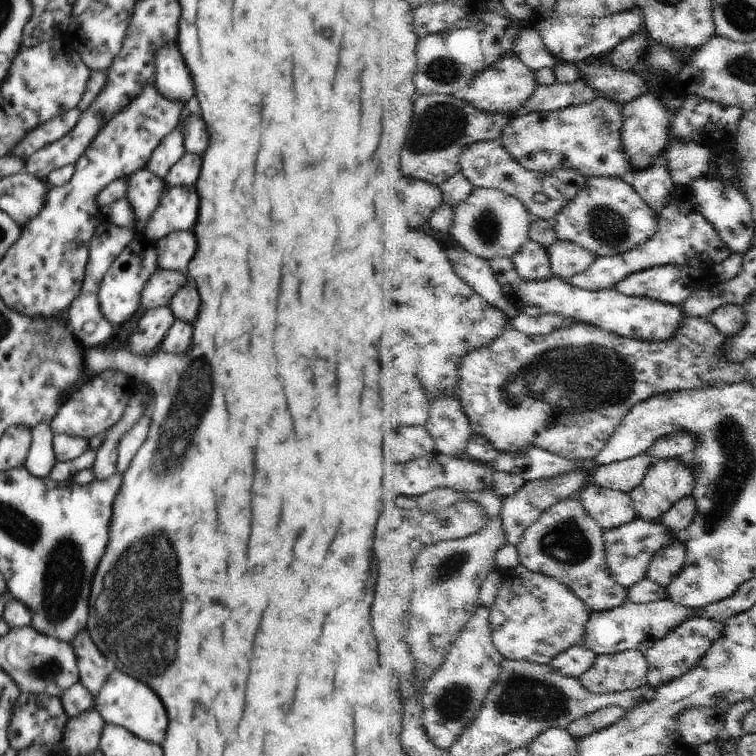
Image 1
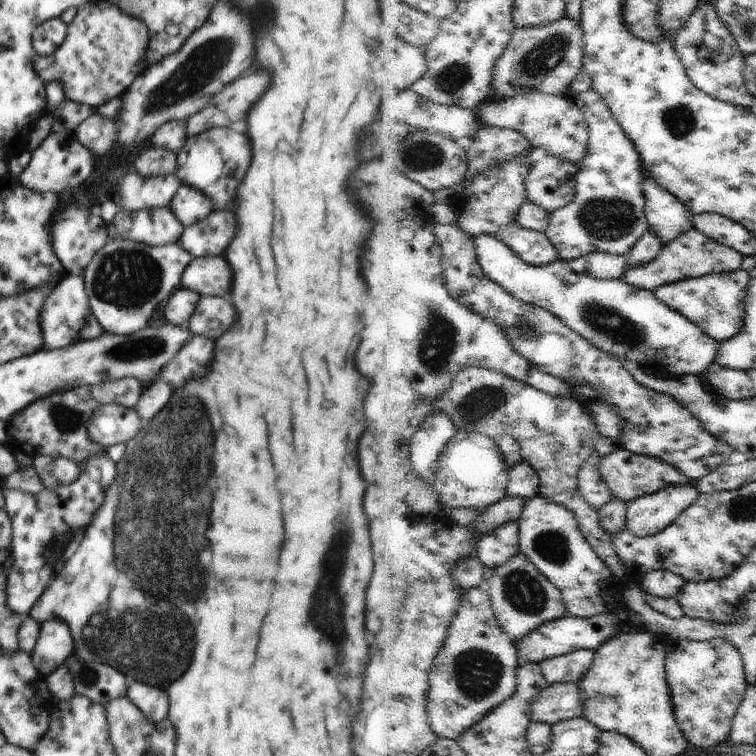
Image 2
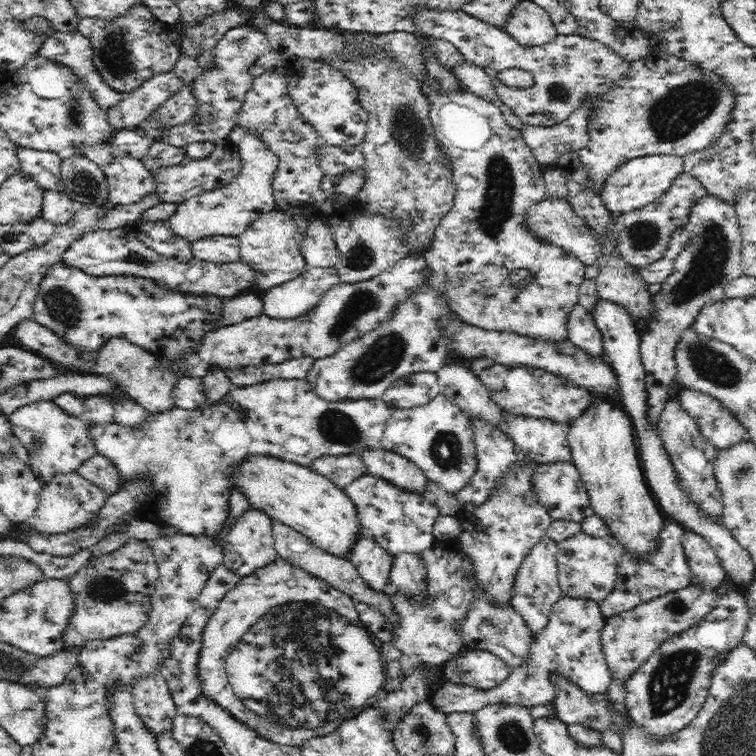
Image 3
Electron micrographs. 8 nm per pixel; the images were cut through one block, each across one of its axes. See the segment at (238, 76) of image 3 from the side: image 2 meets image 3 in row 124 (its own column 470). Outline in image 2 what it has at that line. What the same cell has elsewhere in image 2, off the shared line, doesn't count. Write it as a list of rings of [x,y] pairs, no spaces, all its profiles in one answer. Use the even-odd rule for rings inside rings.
[[[532,154],[526,158],[514,158],[512,162],[496,164],[482,172],[470,186],[466,186],[466,194],[474,193],[464,198],[464,206],[457,210],[459,225],[465,232],[474,238],[480,234],[494,235],[502,226],[518,222],[518,212],[520,208],[528,202],[527,178],[534,170],[535,164],[532,163]]]

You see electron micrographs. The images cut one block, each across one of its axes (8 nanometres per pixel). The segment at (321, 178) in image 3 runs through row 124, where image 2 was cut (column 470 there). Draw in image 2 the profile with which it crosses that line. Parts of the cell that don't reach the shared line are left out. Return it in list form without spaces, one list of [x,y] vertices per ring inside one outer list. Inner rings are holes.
[[[435,225],[436,235],[443,248],[443,266],[446,268],[448,287],[454,298],[466,304],[470,310],[492,318],[502,328],[506,328],[506,334],[514,342],[514,348],[518,348],[518,352],[529,359],[533,367],[560,379],[568,378],[570,382],[578,382],[582,386],[596,386],[600,394],[595,401],[612,402],[614,406],[618,406],[616,412],[626,420],[626,432],[622,434],[620,441],[625,449],[640,456],[662,458],[664,462],[680,468],[693,481],[703,480],[714,470],[718,470],[737,450],[733,445],[718,440],[702,424],[702,420],[698,420],[672,396],[642,386],[626,370],[622,359],[598,348],[550,310],[515,298],[504,286],[494,282],[480,263],[476,240],[459,225]]]

